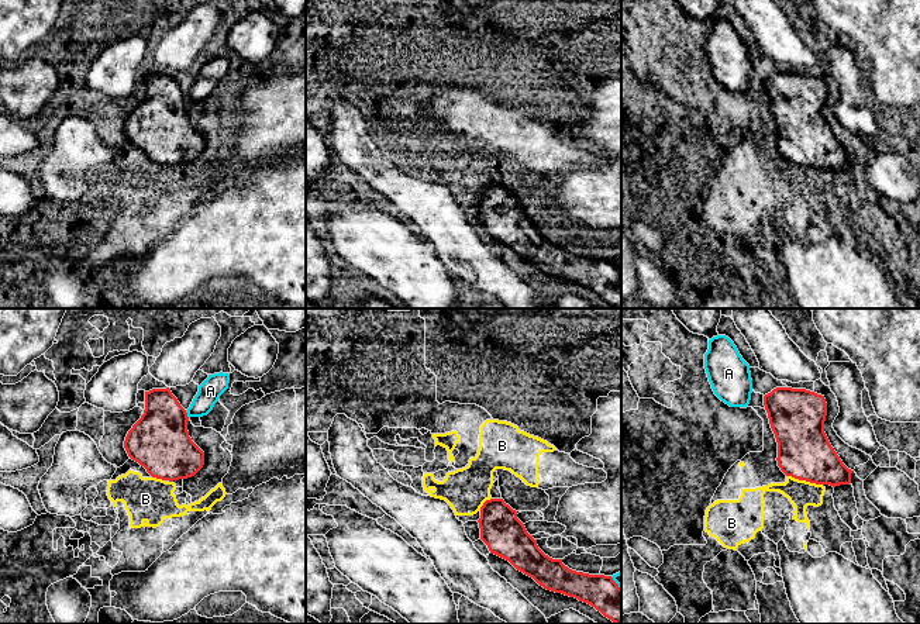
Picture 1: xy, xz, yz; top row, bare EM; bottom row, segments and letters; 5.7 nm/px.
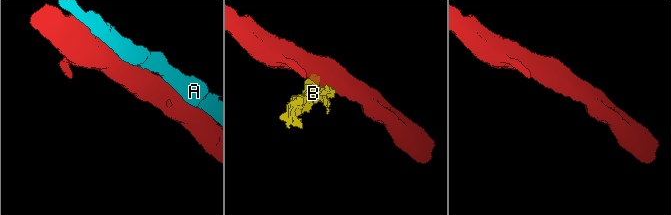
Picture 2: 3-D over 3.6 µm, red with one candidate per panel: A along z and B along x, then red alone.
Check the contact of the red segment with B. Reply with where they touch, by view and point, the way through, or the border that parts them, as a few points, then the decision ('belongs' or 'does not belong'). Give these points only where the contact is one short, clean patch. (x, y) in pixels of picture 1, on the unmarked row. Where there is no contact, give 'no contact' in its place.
contact yz (805, 164); border yz (786, 159), (823, 171); does not belong

